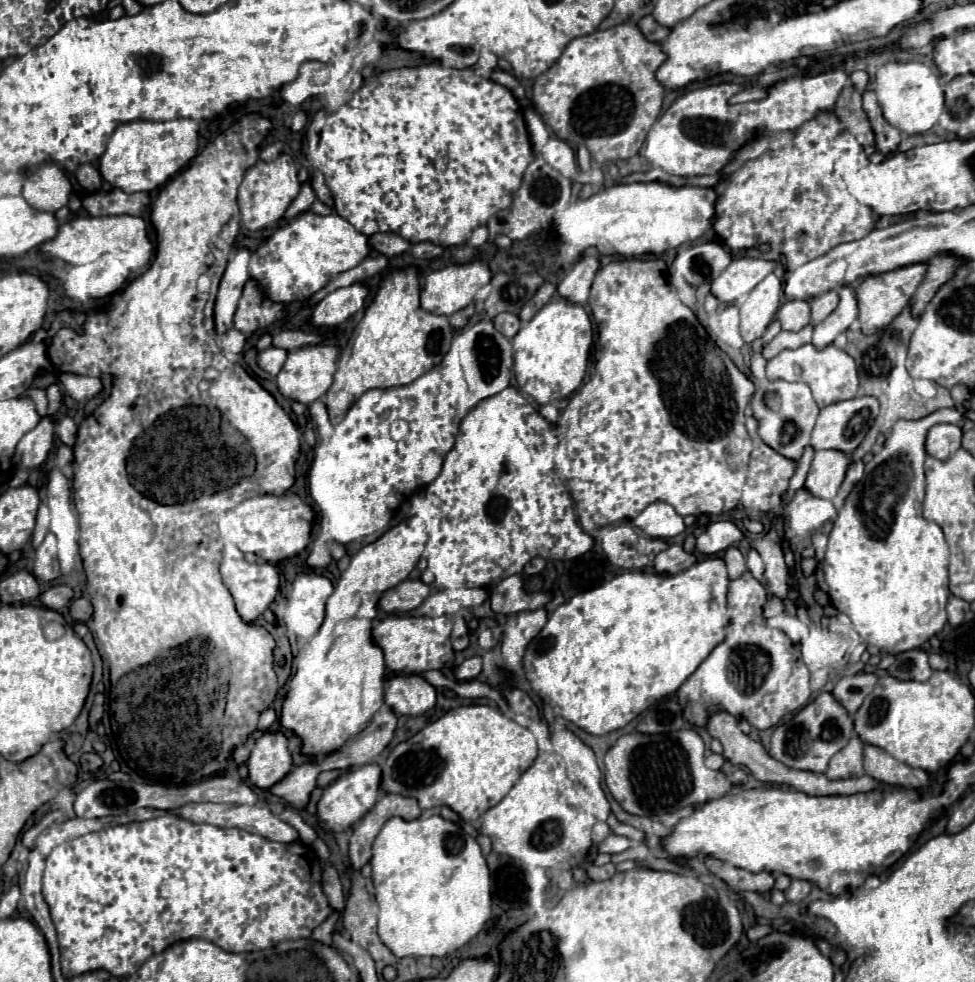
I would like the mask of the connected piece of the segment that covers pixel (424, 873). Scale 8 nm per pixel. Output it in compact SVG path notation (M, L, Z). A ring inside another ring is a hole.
M389 818L373 842L371 878L379 904L379 938L399 958L403 956L447 956L477 936L491 918L489 868L479 844L457 824L441 818L403 820Z

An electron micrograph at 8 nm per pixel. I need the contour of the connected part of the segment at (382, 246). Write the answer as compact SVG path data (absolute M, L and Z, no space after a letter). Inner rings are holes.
M381 232L369 236L369 246L383 256L395 256L395 254L401 254L401 252L409 250L409 242L405 242L401 236L381 234Z

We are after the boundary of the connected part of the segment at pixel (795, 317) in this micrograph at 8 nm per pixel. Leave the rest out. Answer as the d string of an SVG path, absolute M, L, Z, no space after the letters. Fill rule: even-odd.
M803 300L785 302L785 304L777 310L777 320L779 320L779 324L781 324L781 330L797 332L797 330L805 328L807 324L811 324L809 304L803 302Z

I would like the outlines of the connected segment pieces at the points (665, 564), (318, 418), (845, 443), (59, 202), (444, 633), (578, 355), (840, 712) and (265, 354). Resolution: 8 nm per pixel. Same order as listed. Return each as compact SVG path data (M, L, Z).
M671 544L667 550L659 552L653 560L653 569L655 574L677 574L677 572L683 572L687 570L689 566L693 566L695 562L695 556L693 554L687 554L681 546L677 544Z
M321 400L309 404L309 414L311 414L311 420L313 420L313 424L315 424L317 428L319 428L321 424L329 422L329 418L327 418L327 408L325 408L325 404L323 404Z
M853 398L845 402L835 402L819 412L817 424L811 432L809 446L817 450L839 450L851 454L865 438L869 426L851 424L851 420L865 408L867 398Z
M43 164L33 174L27 176L21 196L29 206L41 212L57 212L67 206L71 194L71 184L63 170L55 164Z
M387 616L385 620L381 620L379 624L373 626L373 644L377 644L383 650L385 666L393 672L411 674L411 672L425 672L425 670L443 670L443 668L453 666L453 660L455 660L455 652L451 648L451 640L449 640L451 628L453 628L453 622L449 616L441 616L441 618Z
M563 296L547 302L513 338L515 380L523 394L531 396L539 406L575 392L585 376L589 352L593 346L593 326L585 306L571 304Z
M823 692L815 696L801 712L797 712L789 722L775 728L771 736L769 756L783 762L795 770L809 770L809 772L825 772L831 756L839 752L853 734L853 720L847 710L829 694Z
M267 348L267 350L257 354L259 368L263 368L265 372L269 372L273 376L283 368L285 360L287 360L287 352L281 350L281 348Z

